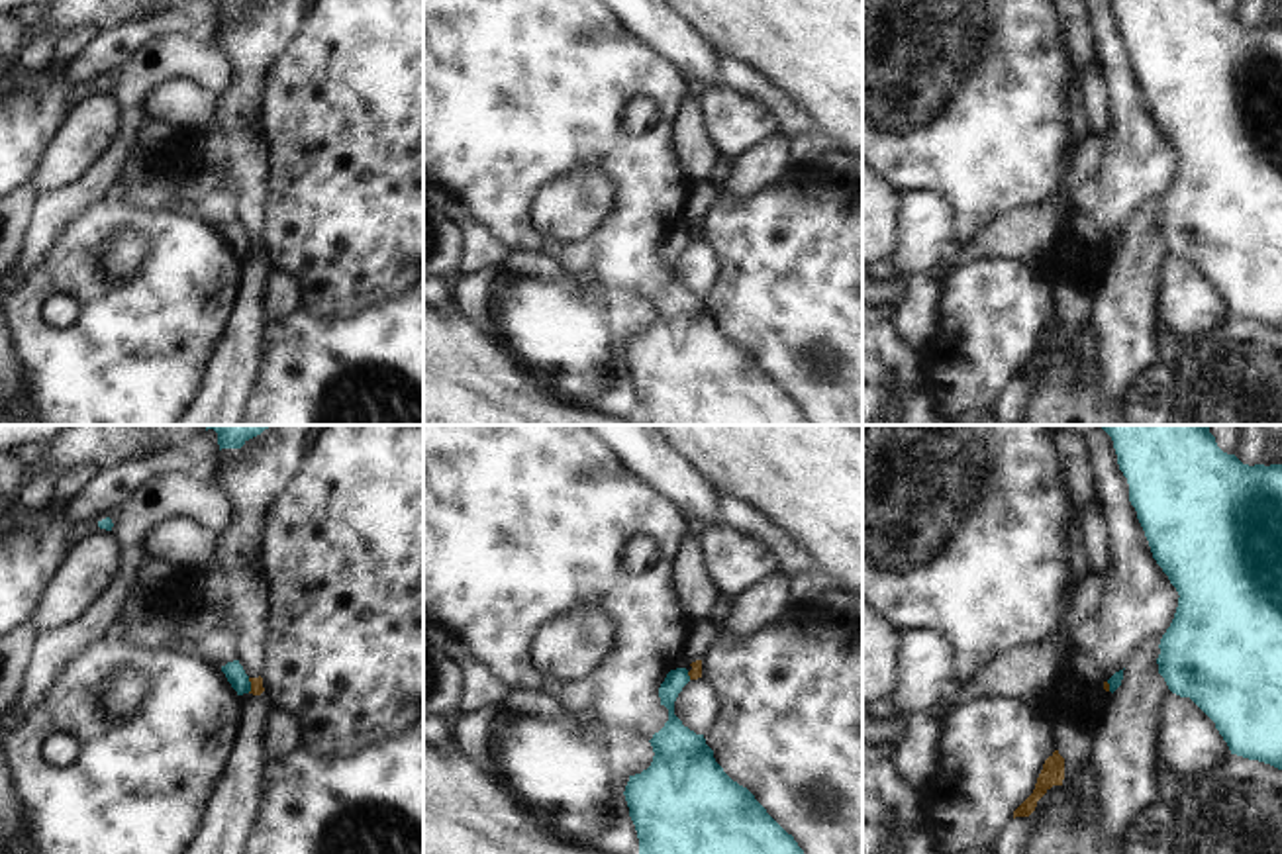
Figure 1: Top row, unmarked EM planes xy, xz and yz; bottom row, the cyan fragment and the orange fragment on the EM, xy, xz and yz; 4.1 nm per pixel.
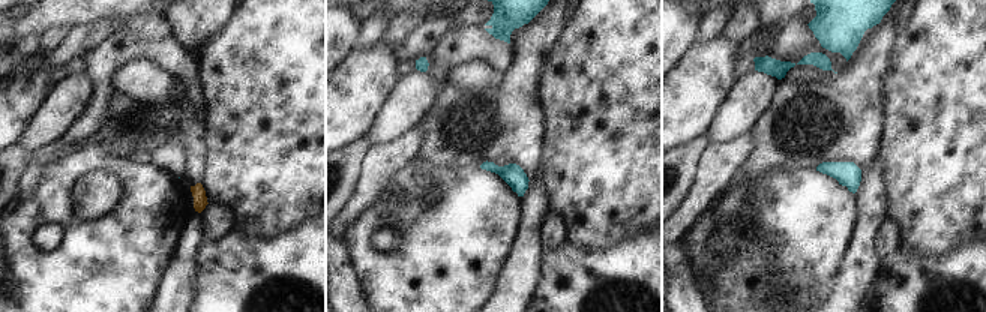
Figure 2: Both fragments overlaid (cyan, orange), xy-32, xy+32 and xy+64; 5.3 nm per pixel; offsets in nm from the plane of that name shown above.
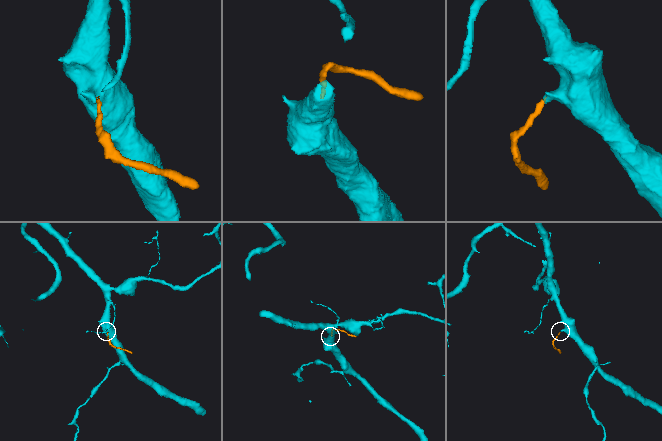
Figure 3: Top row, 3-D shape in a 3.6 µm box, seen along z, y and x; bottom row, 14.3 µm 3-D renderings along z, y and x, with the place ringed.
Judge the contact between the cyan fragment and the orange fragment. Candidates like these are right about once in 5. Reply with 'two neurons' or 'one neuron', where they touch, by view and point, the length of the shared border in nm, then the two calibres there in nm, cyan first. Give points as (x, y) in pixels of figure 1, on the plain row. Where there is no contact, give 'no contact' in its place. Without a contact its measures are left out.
two neurons; contact xy (249, 247); length 60 nm; calibres 80 and 50 nm

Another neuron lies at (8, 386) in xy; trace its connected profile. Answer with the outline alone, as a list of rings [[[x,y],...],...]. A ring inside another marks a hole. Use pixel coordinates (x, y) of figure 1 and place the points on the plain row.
[[[0,313],[0,403],[18,409],[22,405],[18,398],[18,390],[20,390],[20,384],[16,382],[16,370],[12,366],[8,335]]]

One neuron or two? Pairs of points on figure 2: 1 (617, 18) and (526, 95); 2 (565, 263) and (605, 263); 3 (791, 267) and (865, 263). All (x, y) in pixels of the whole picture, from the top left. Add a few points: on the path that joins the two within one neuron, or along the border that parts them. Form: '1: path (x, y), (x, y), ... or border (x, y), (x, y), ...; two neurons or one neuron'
1: border (545, 51), (538, 84), (538, 101), (544, 120); two neurons
2: path (575, 263), (595, 263); one neuron
3: border (854, 231), (842, 269), (824, 296); two neurons

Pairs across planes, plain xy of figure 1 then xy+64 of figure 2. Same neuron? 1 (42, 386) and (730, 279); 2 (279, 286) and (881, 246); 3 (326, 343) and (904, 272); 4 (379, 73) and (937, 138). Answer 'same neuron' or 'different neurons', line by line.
1: same neuron
2: same neuron
3: same neuron
4: same neuron

